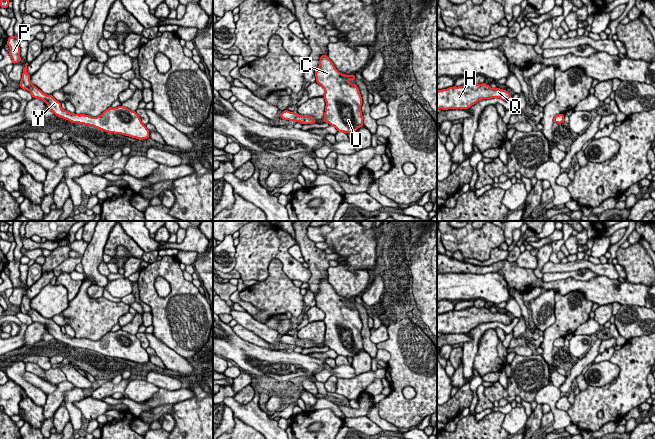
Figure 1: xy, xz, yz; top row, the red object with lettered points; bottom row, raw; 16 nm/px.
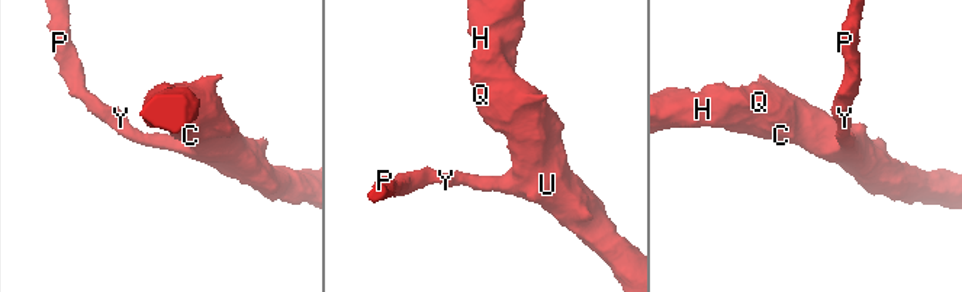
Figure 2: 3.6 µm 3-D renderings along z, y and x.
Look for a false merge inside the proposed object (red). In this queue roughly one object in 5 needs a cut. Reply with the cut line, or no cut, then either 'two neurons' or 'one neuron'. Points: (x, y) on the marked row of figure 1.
no cut | one neuron

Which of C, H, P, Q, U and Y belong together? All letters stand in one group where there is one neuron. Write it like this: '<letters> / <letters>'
C H P Q U Y

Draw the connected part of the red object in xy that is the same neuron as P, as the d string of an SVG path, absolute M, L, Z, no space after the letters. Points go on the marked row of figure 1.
M13 35L8 38L7 45L10 48L9 55L12 59L12 64L22 61L20 57L20 47L19 47L20 37Z

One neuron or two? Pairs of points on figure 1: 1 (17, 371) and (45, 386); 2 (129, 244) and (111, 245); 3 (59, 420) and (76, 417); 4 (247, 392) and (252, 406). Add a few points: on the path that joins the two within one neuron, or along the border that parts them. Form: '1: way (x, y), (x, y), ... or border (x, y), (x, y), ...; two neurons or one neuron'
1: border (25, 370), (22, 376), (41, 389); two neurons
2: way (125, 241), (115, 241); one neuron
3: border (64, 407), (68, 412), (70, 420); two neurons
4: border (255, 391), (252, 398), (244, 404), (233, 399); two neurons

